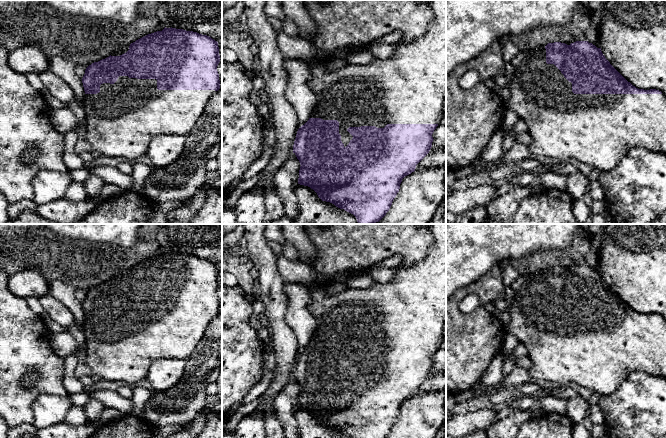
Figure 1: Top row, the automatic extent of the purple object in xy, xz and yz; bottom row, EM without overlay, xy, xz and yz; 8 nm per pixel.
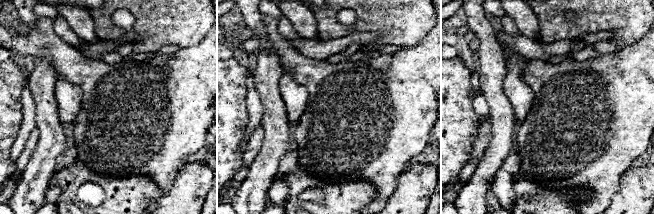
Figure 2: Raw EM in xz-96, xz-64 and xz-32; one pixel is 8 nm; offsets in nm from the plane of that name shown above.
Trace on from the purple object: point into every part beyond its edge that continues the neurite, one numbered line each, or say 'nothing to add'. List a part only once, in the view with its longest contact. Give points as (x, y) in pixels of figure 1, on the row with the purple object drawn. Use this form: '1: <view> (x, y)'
1: xz (409, 87)

